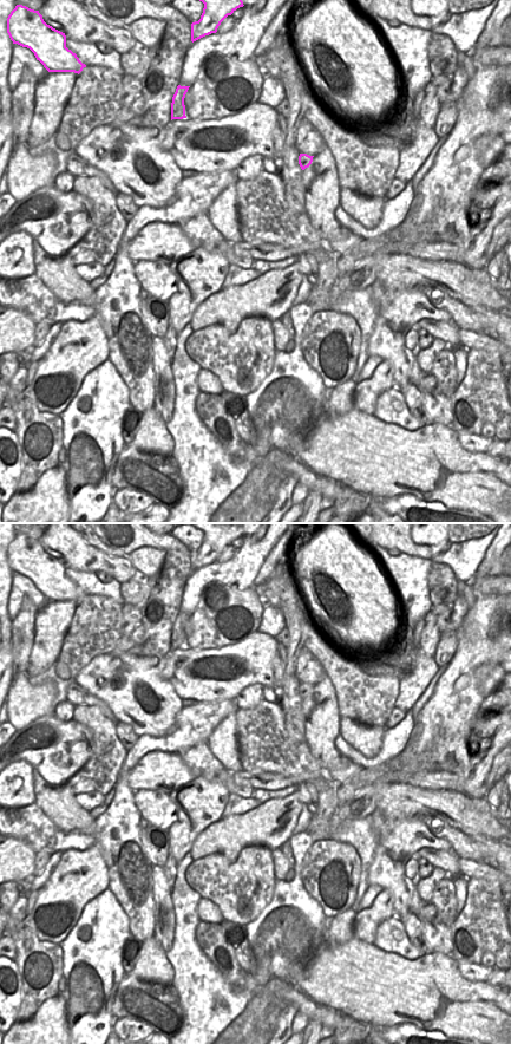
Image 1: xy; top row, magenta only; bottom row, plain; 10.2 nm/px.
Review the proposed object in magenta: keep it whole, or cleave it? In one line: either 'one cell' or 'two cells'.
one cell

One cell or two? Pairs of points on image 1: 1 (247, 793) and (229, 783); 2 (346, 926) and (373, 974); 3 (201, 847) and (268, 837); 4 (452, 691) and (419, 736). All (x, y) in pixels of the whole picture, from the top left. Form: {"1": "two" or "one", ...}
{"1": "one", "2": "two", "3": "one", "4": "one"}

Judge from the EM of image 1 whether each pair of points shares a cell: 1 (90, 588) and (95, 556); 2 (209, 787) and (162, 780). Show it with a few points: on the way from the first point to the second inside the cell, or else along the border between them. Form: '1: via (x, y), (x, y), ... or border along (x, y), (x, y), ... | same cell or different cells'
1: border along (66, 566), (95, 573) | different cells
2: border along (181, 756), (194, 777), (169, 793) | different cells

